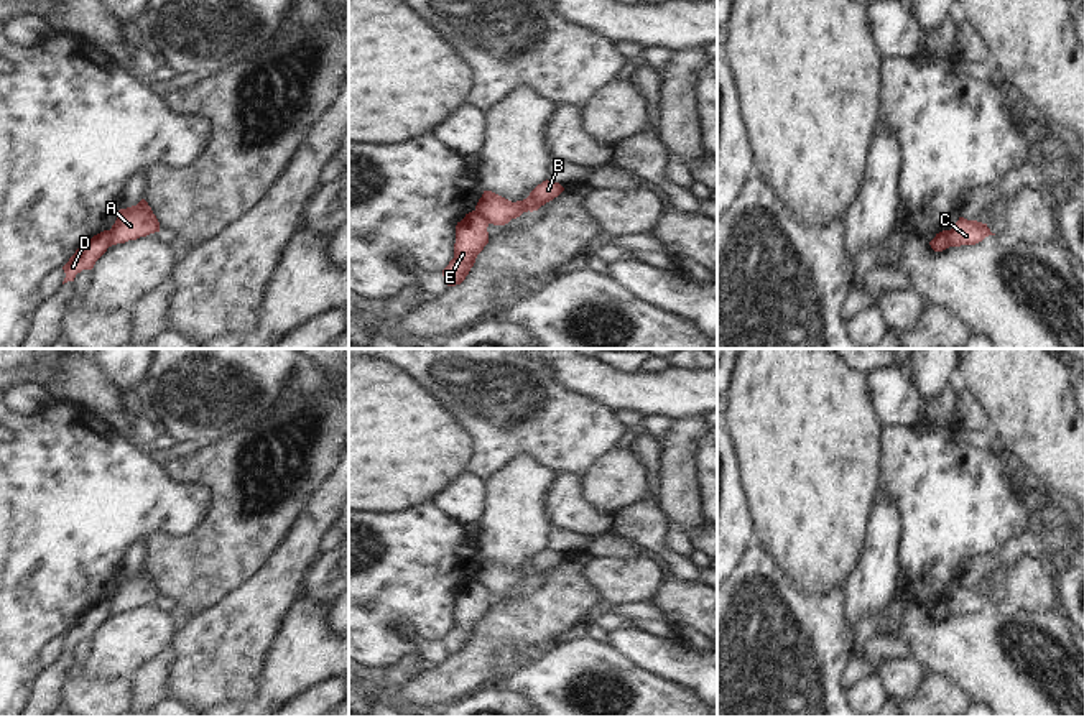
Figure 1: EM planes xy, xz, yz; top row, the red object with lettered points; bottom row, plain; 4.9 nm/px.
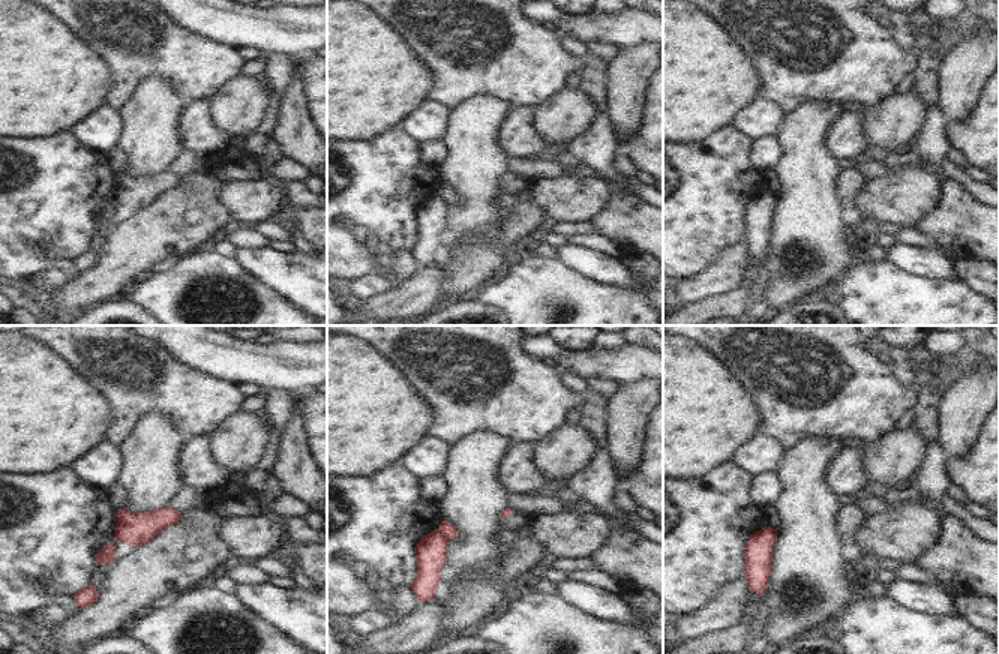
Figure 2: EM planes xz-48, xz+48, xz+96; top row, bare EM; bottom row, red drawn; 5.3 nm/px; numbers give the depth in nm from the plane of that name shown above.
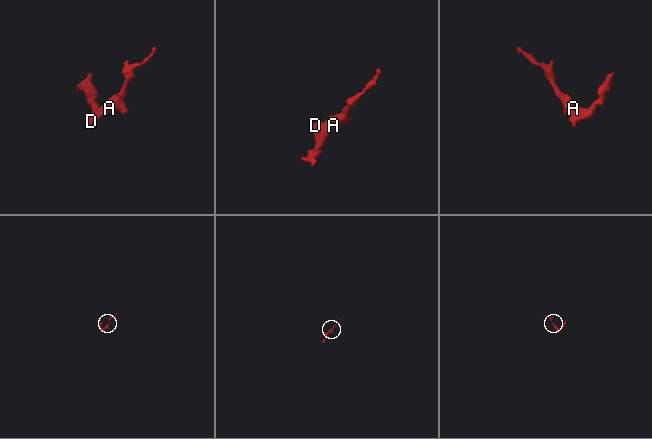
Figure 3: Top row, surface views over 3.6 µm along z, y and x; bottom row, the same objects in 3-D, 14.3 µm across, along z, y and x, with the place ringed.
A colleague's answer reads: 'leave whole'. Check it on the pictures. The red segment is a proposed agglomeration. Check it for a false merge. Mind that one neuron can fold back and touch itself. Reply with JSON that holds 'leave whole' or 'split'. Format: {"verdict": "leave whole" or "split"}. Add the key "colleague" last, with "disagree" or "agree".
{"verdict": "split", "colleague": "disagree"}

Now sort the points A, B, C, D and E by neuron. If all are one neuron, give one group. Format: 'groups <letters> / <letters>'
groups A B / C D E

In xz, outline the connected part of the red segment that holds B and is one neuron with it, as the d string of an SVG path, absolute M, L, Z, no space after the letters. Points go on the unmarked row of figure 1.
M543 549L538 553L526 567L512 571L492 559L484 559L475 574L475 581L482 584L487 592L505 594L512 587L520 585L523 581L538 579L546 571L558 566L564 556L559 551Z

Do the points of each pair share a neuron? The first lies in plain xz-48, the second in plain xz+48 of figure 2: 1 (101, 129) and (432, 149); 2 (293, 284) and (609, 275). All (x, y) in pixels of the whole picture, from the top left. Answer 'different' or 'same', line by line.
1: different
2: same

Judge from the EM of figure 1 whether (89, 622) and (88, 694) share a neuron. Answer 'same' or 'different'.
different

